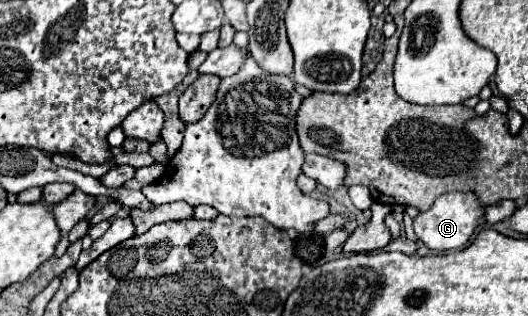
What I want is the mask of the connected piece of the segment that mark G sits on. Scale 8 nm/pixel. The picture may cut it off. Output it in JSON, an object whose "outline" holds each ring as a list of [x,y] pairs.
{"outline":[[[447,193],[441,195],[429,211],[419,213],[413,219],[413,231],[417,235],[419,241],[423,241],[429,249],[435,251],[449,251],[449,249],[461,249],[471,233],[477,227],[477,221],[483,217],[483,207],[479,205],[479,201],[475,199],[473,193]]]}

